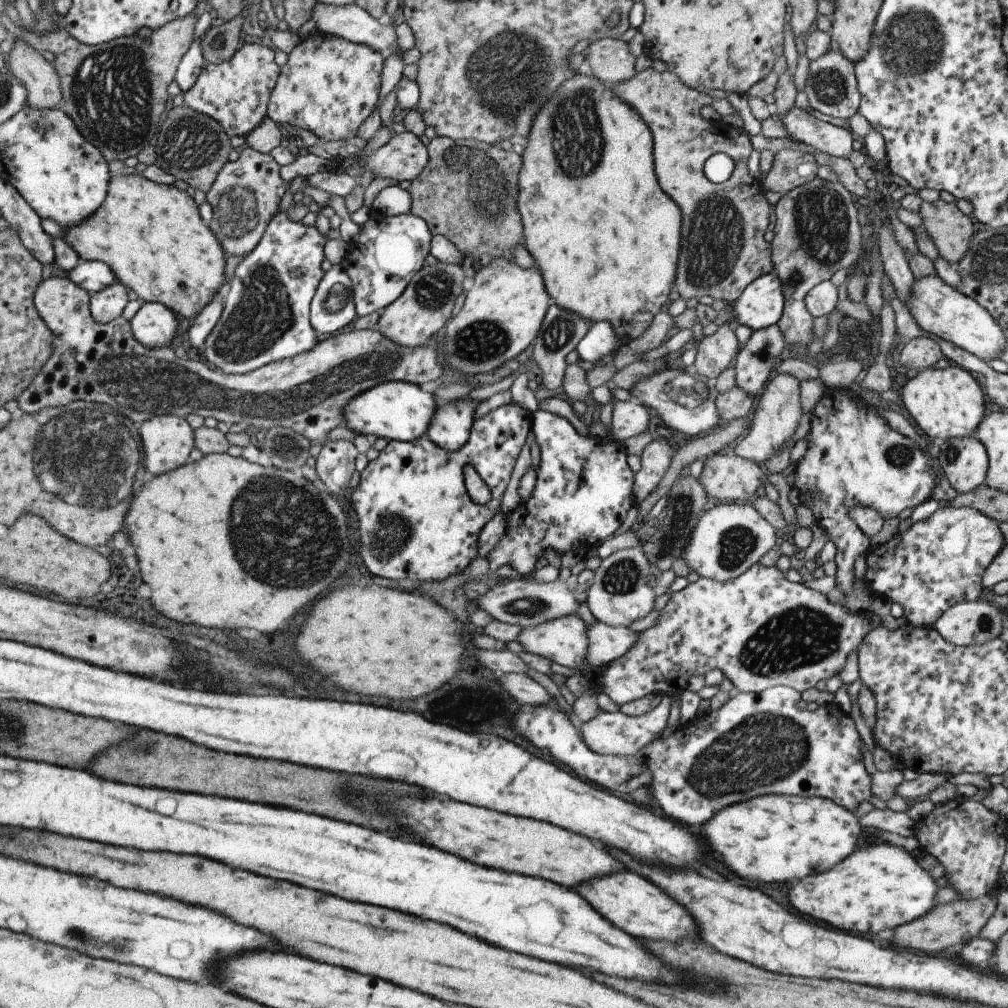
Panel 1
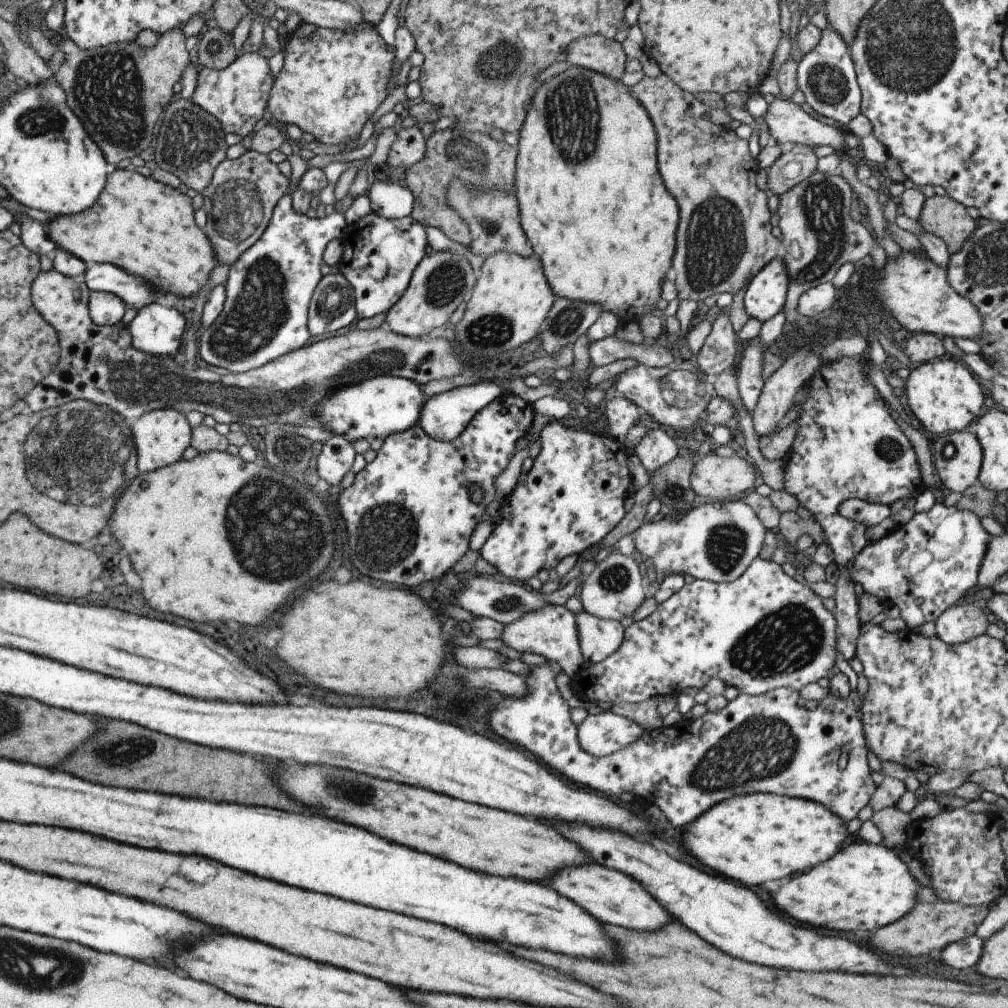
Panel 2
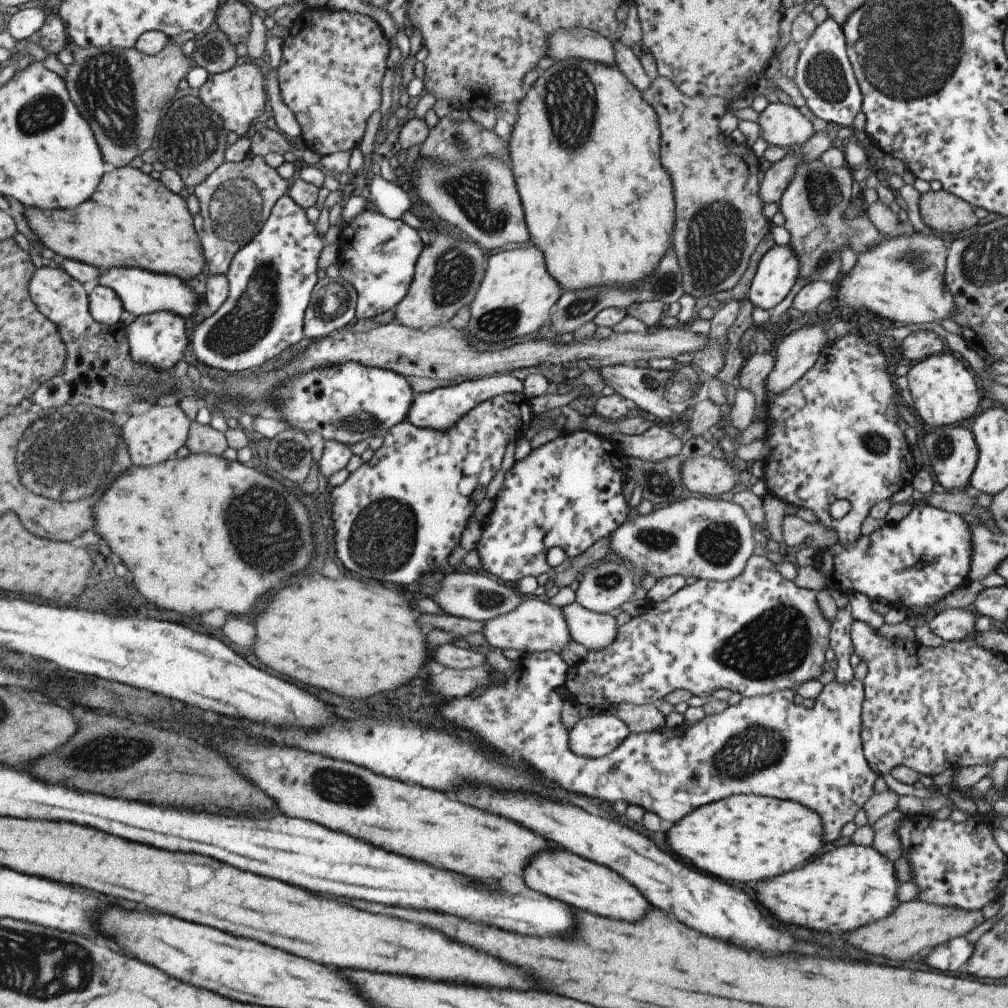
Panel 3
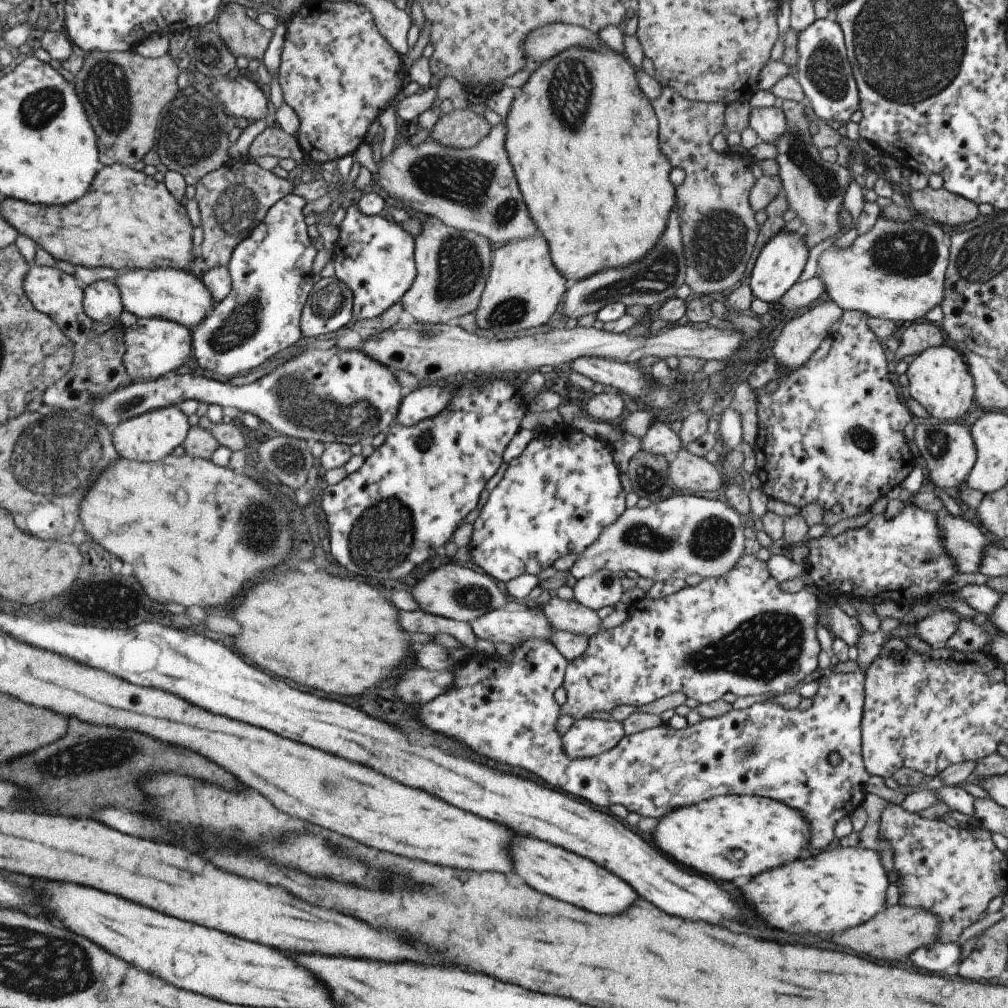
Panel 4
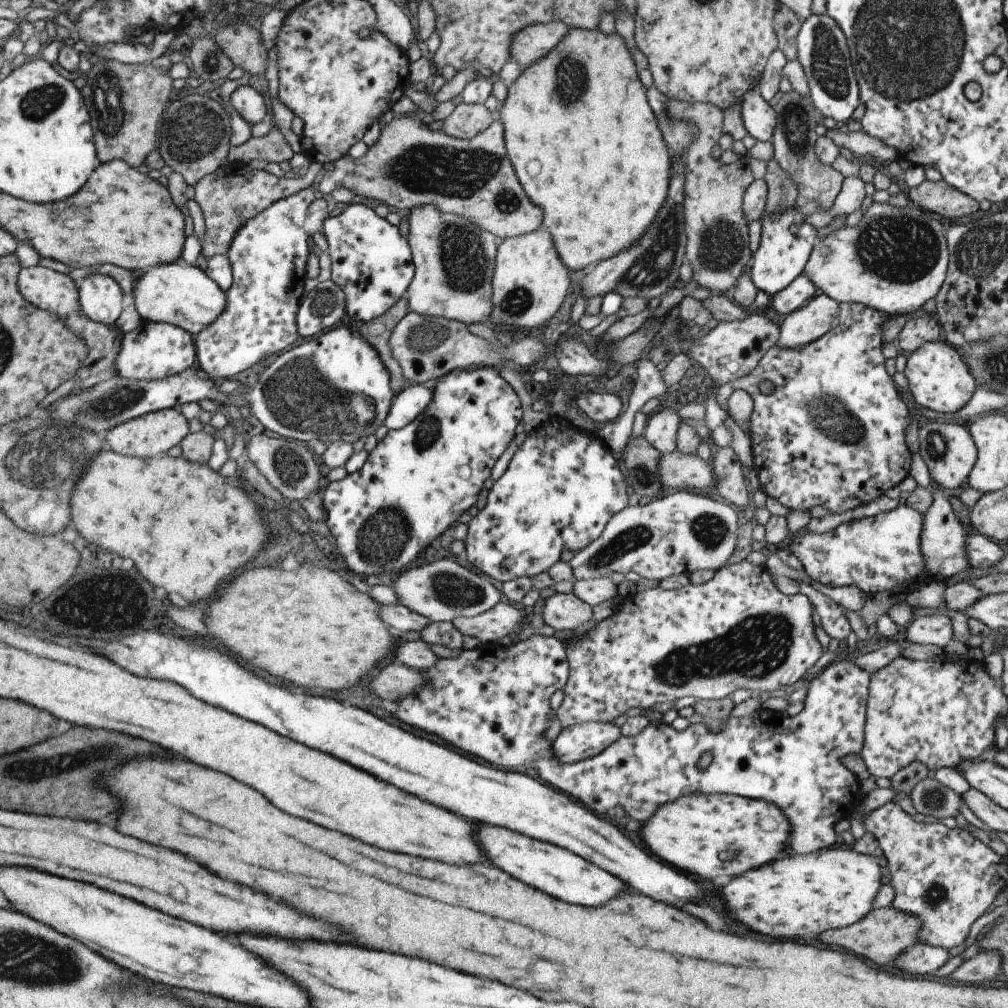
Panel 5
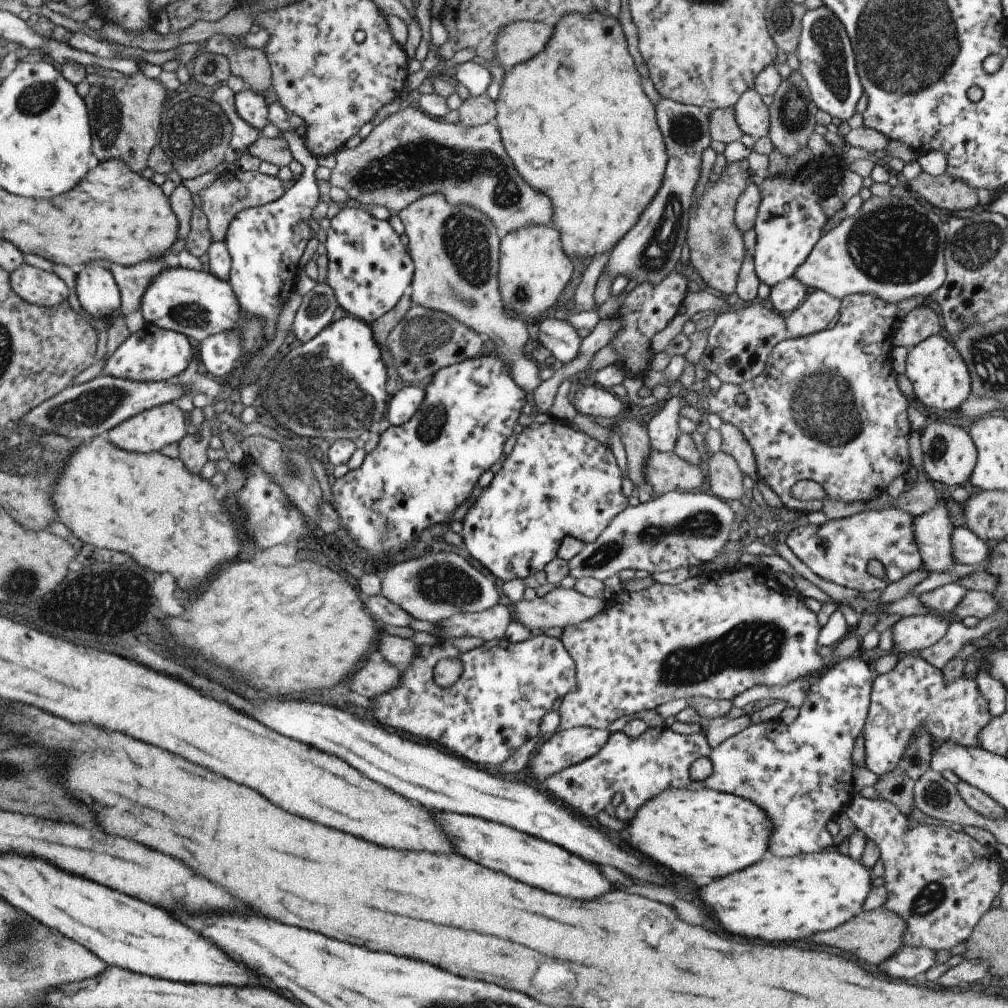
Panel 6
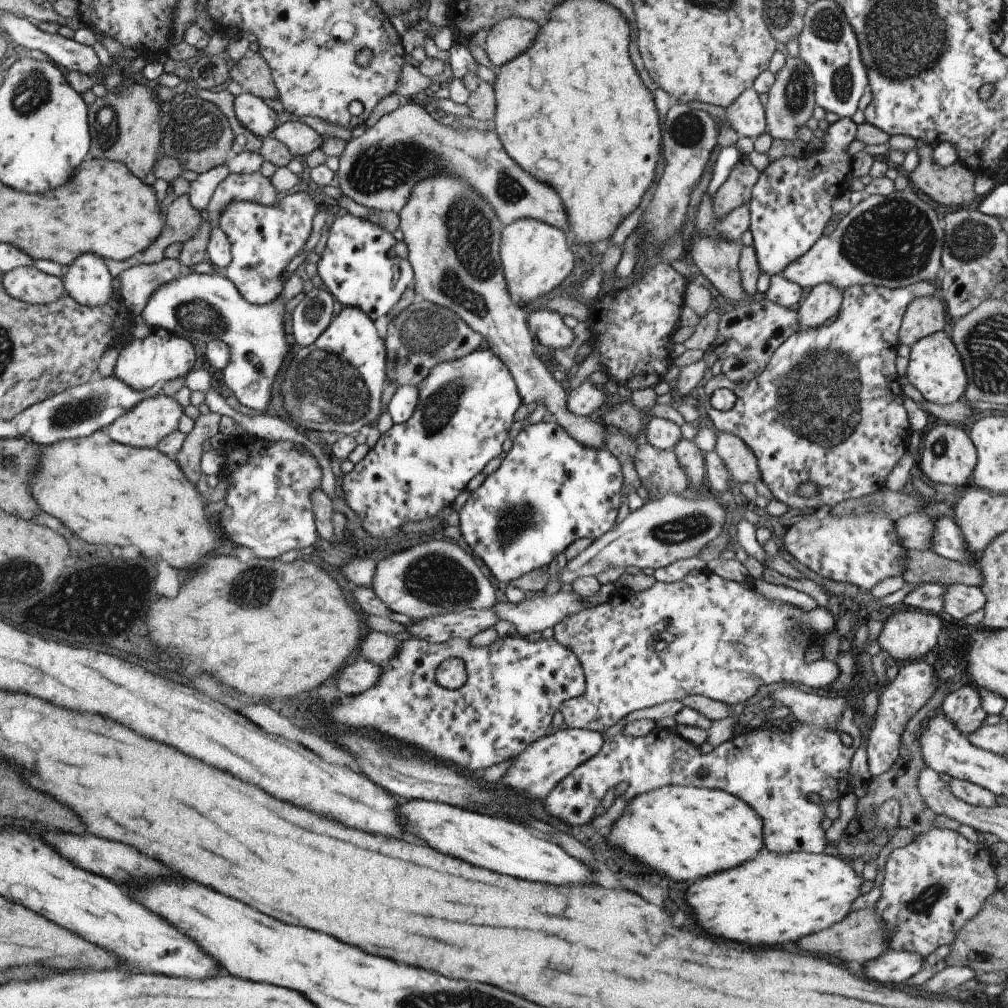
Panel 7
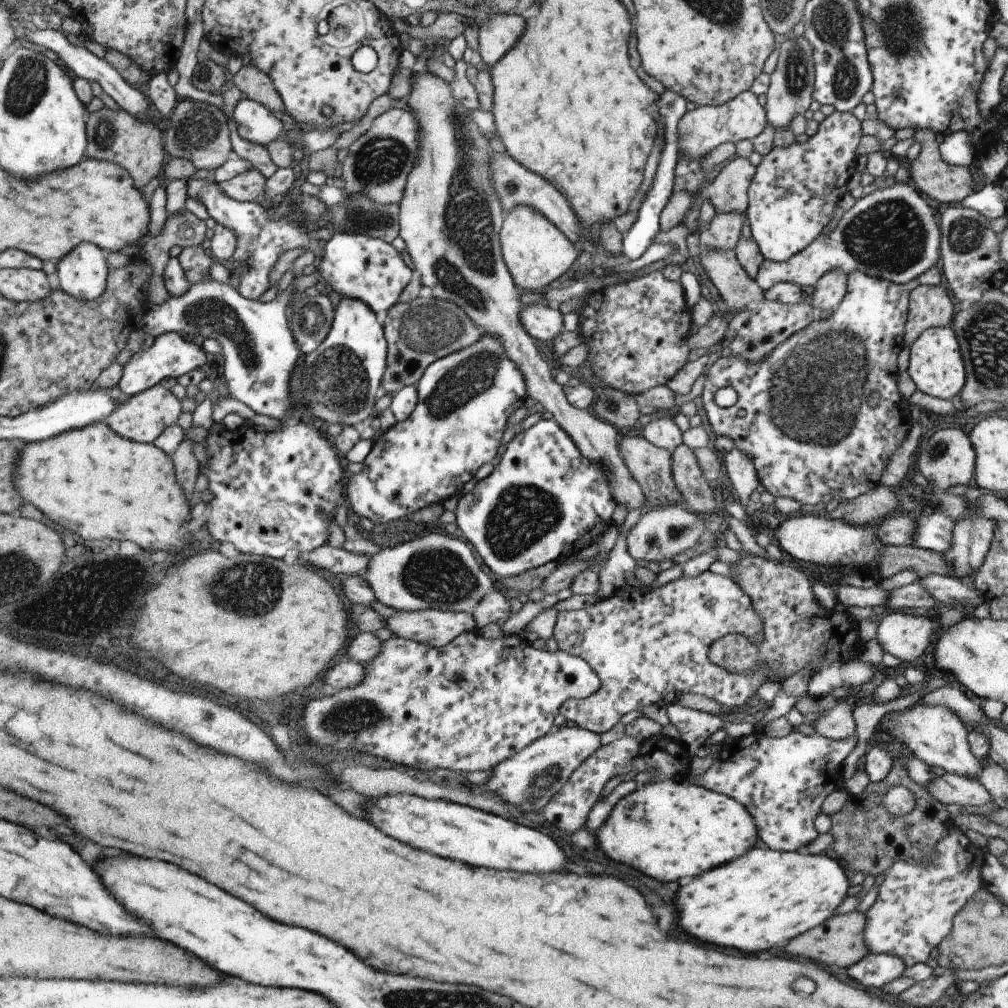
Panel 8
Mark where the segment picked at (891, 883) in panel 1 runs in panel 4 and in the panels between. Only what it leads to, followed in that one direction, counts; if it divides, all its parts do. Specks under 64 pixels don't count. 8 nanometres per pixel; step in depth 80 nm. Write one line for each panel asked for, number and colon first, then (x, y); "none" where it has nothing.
2: (865, 886)
3: (847, 886)
4: (827, 891)

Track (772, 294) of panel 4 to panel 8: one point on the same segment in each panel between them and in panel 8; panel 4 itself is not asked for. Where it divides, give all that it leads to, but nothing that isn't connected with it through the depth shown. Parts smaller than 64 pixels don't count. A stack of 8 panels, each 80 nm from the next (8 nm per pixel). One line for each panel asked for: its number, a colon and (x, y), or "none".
5: (787, 239)
6: (788, 223)
7: (789, 205)
8: (791, 195)

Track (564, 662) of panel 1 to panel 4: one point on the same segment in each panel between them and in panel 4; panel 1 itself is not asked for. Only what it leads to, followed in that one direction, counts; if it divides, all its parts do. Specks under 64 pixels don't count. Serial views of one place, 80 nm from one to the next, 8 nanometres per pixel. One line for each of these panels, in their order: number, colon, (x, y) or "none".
2: (551, 632)
3: (535, 625)
4: (515, 622)

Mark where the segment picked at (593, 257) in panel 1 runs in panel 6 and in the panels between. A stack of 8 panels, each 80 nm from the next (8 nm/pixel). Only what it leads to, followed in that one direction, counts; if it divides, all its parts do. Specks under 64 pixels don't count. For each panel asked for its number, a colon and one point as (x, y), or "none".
2: (591, 205)
3: (584, 149)
4: (582, 140)
5: (583, 143)
6: (573, 120)

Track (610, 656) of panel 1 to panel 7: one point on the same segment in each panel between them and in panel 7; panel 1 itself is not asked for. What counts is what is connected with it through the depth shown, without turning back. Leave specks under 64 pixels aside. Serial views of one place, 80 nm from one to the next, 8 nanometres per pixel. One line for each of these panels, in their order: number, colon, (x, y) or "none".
2: (598, 638)
3: (593, 631)
4: (564, 615)
5: (560, 611)
6: (561, 607)
7: (529, 616)

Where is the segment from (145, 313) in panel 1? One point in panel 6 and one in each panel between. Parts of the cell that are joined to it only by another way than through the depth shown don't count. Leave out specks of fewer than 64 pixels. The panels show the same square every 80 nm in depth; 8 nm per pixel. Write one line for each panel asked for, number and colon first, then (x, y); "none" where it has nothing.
2: (157, 329)
3: (159, 338)
4: (154, 347)
5: (154, 350)
6: (152, 354)

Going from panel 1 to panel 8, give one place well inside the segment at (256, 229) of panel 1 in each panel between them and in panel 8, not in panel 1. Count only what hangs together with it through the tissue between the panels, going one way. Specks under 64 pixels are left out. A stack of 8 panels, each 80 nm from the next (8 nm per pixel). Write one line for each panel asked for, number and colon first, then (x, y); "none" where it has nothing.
2: (239, 200)
3: (234, 201)
4: (232, 200)
5: (227, 198)
6: (234, 191)
7: (254, 187)
8: (248, 185)

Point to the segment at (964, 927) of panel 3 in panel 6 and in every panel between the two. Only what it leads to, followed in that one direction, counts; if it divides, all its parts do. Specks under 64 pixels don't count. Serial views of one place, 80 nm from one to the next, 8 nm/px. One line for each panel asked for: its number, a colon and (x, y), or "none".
4: (896, 931)
5: (881, 935)
6: (872, 936)

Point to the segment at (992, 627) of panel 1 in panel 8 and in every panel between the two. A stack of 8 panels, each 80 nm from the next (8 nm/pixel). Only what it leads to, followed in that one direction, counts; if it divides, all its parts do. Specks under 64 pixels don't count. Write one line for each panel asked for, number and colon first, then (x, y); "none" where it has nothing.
2: (961, 622)
3: (953, 624)
4: (934, 629)
5: (936, 630)
6: (911, 633)
7: (907, 636)
8: (905, 637)

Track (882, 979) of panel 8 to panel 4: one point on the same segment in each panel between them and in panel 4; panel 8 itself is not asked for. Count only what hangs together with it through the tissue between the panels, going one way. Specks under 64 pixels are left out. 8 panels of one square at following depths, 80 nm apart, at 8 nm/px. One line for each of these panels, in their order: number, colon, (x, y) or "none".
4: (935, 957)
5: (919, 959)
6: (907, 963)
7: (890, 966)

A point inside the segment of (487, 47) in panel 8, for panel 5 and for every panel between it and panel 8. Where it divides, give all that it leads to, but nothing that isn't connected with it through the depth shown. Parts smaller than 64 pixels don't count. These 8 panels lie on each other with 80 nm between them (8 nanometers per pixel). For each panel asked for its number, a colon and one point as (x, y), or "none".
5: (531, 43)
6: (519, 41)
7: (508, 37)

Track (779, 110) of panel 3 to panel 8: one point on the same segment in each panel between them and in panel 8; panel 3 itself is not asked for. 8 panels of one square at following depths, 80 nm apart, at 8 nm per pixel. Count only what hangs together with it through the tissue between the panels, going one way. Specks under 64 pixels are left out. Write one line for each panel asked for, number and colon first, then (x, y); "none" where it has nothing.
4: (768, 123)
5: (759, 120)
6: (751, 115)
7: (745, 115)
8: (698, 131)

